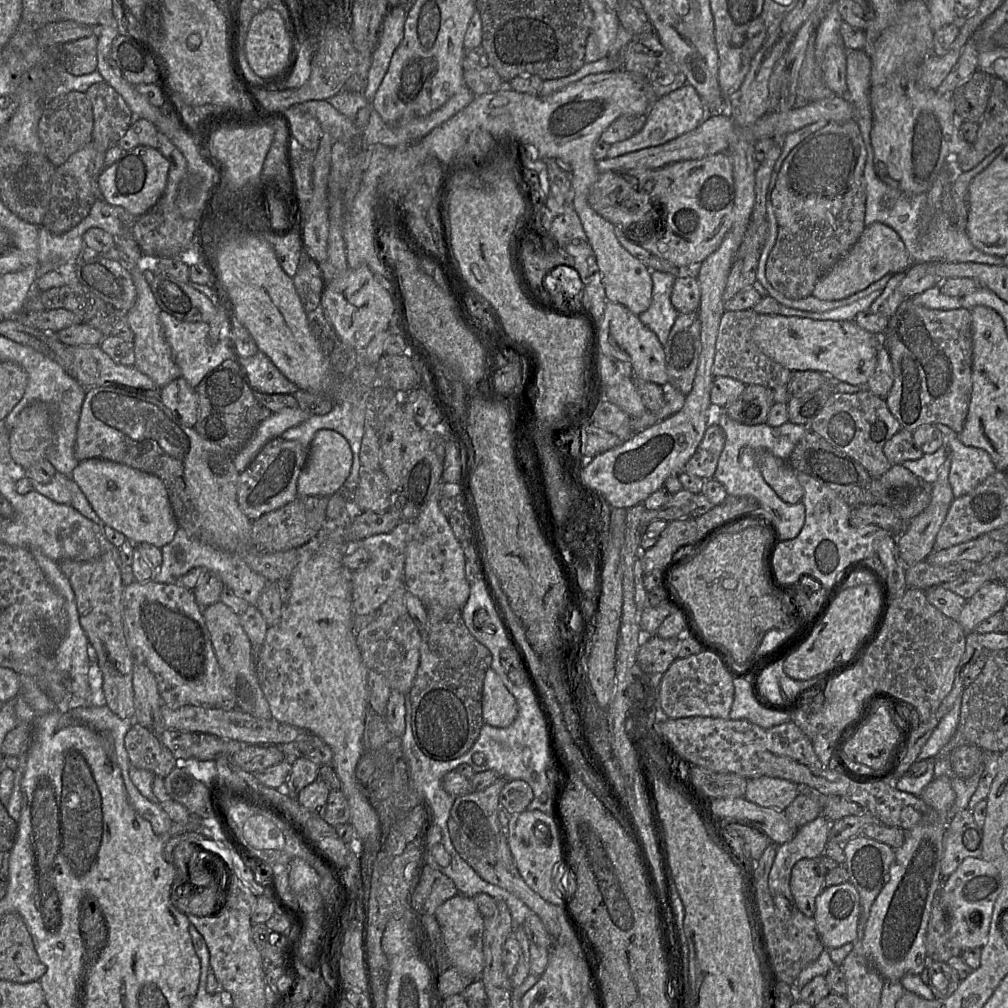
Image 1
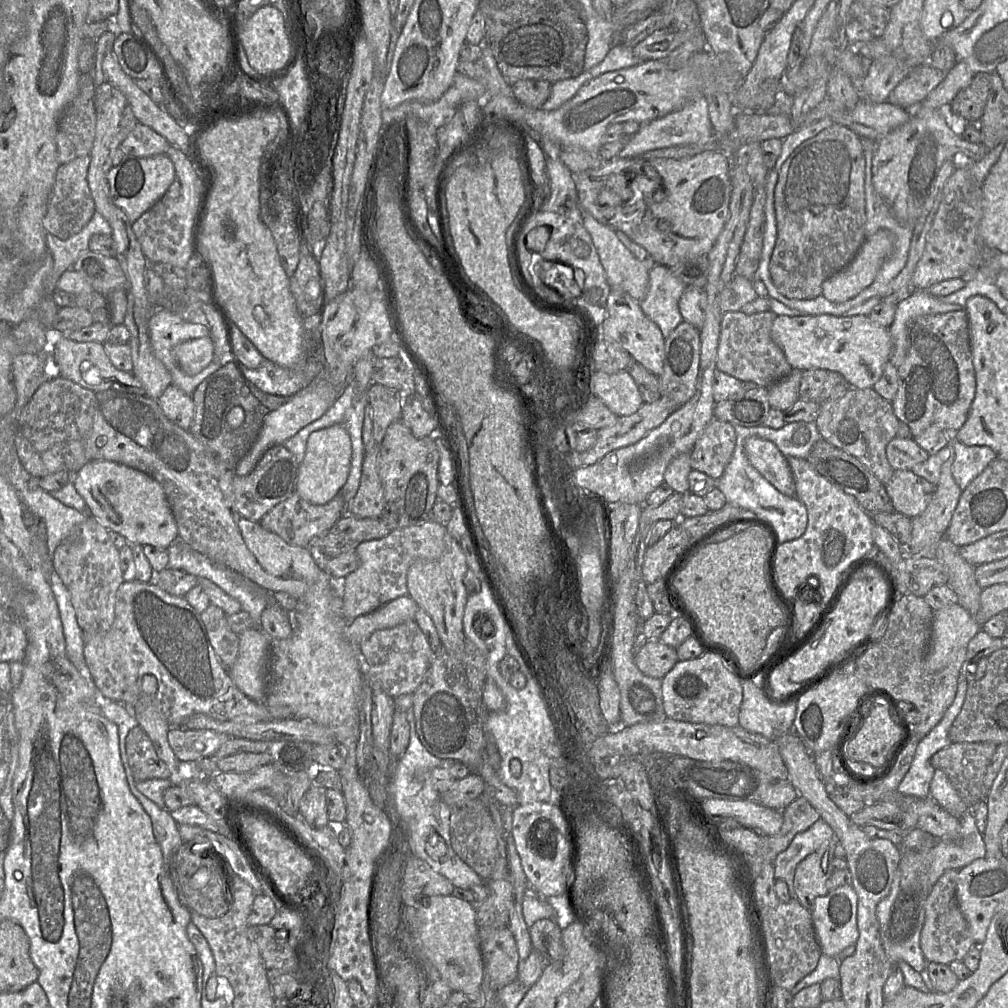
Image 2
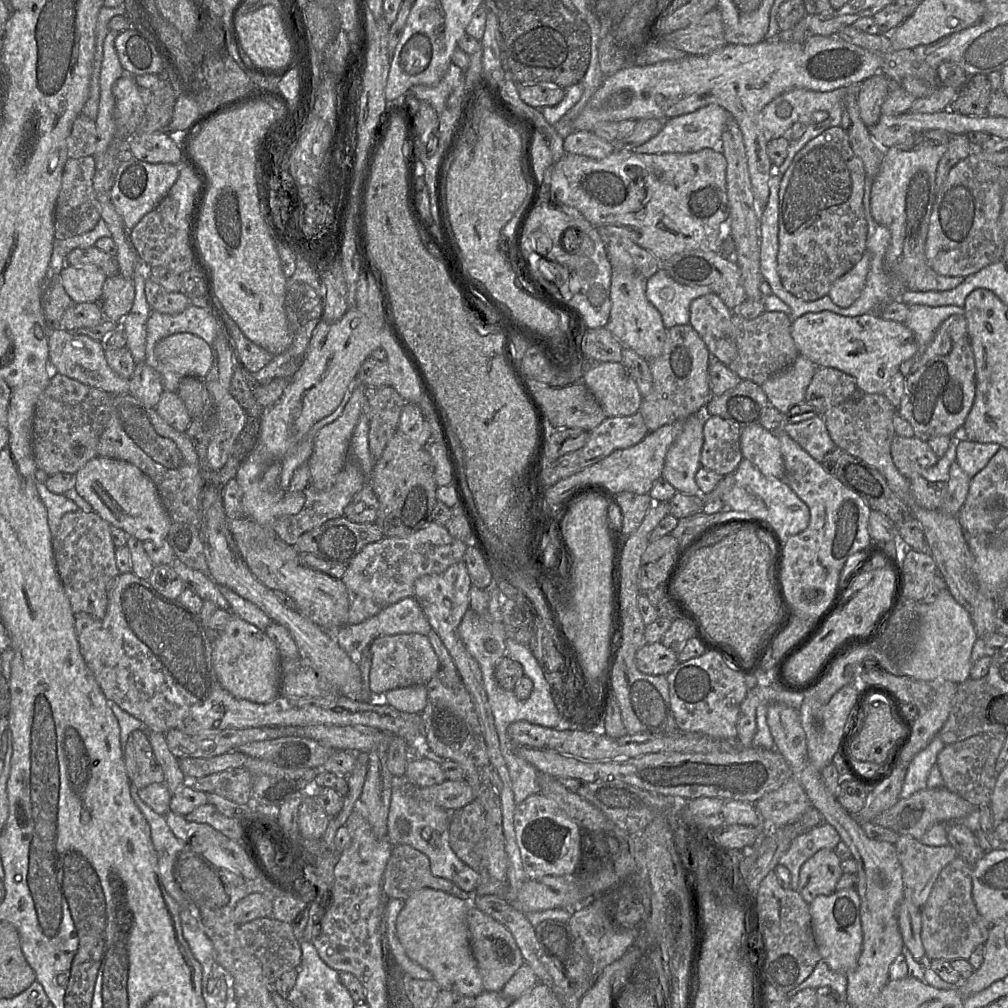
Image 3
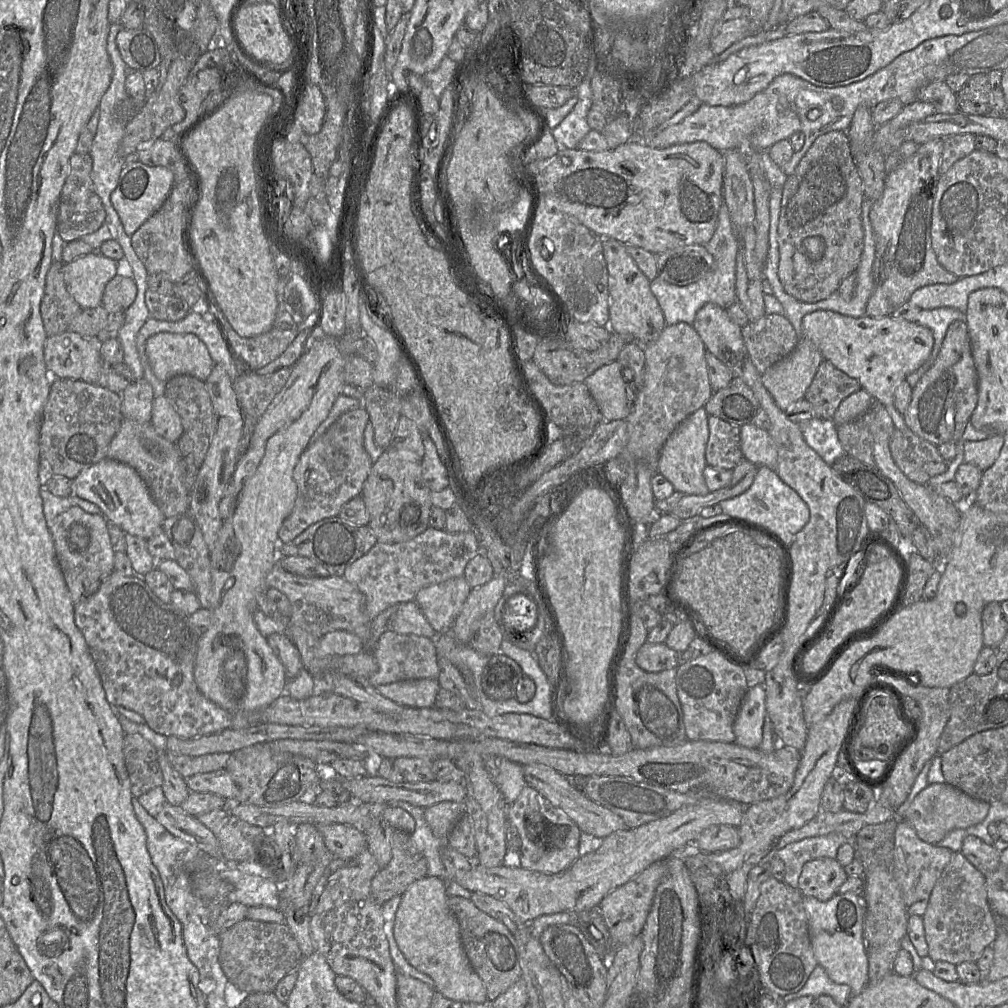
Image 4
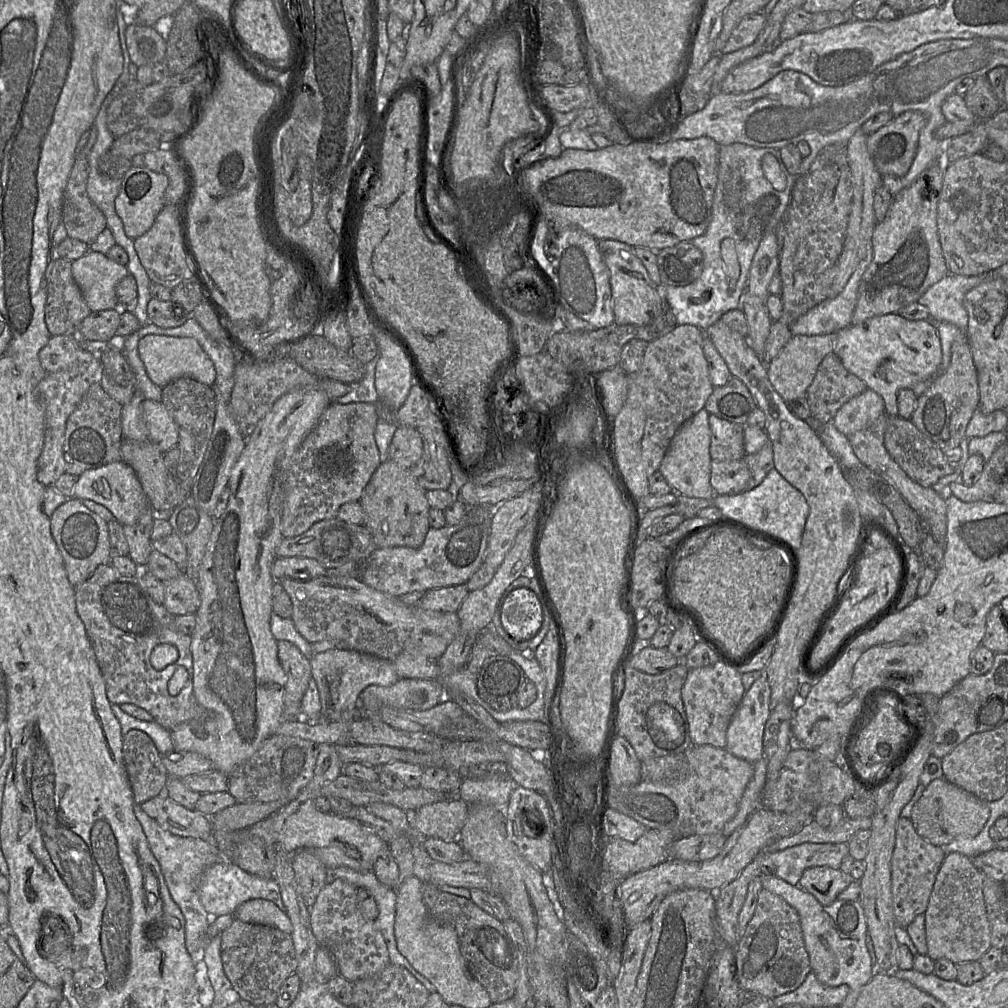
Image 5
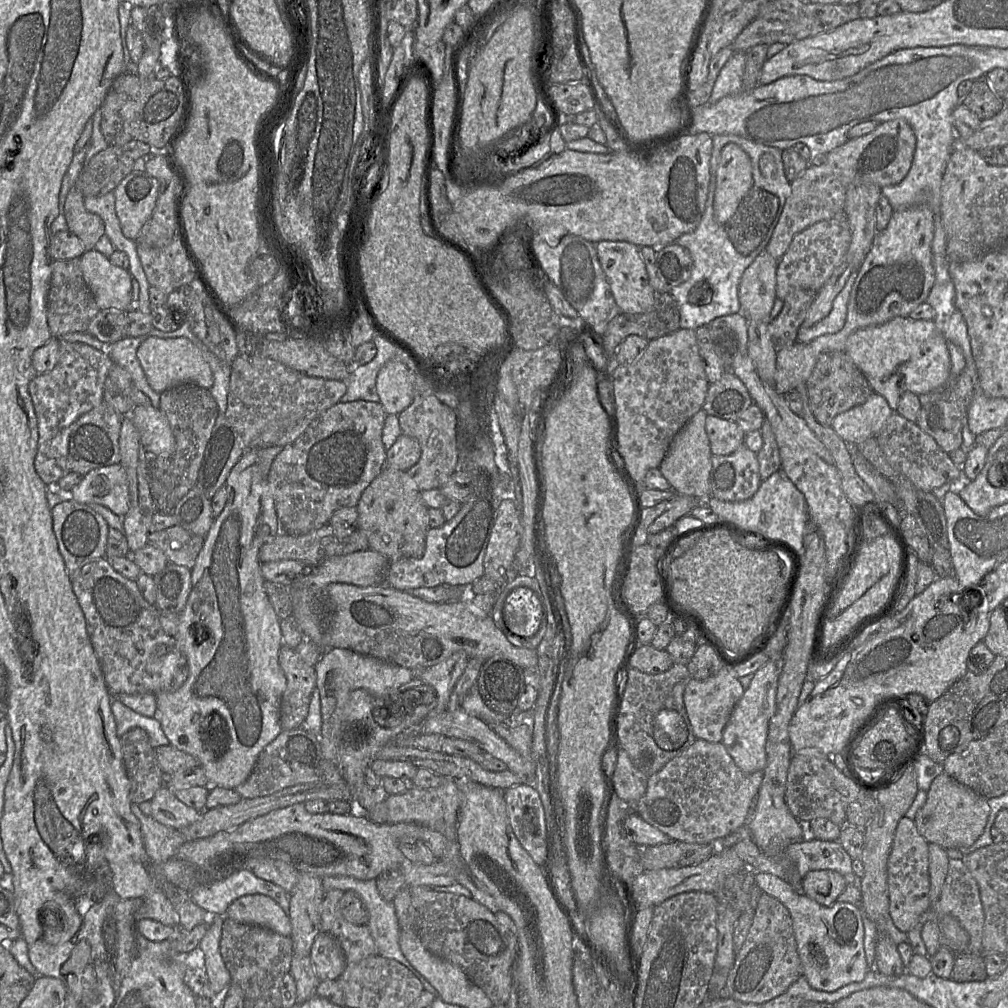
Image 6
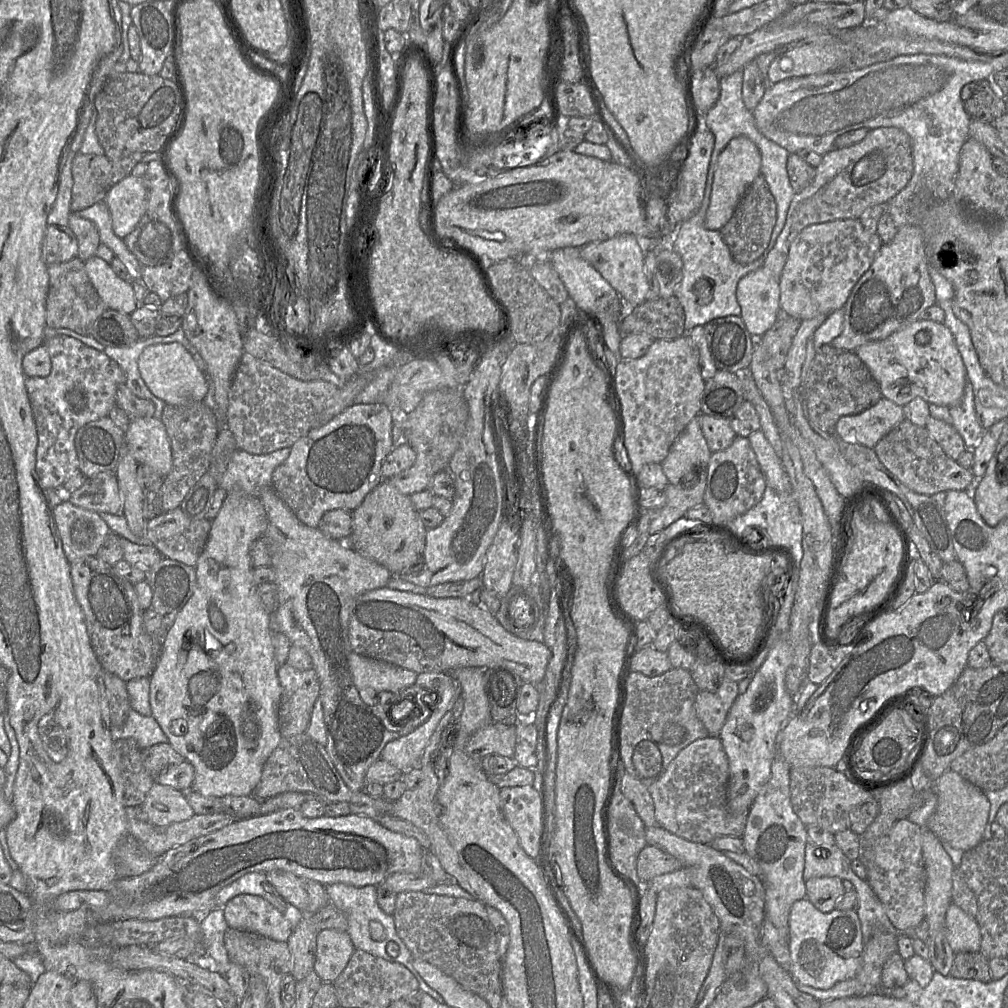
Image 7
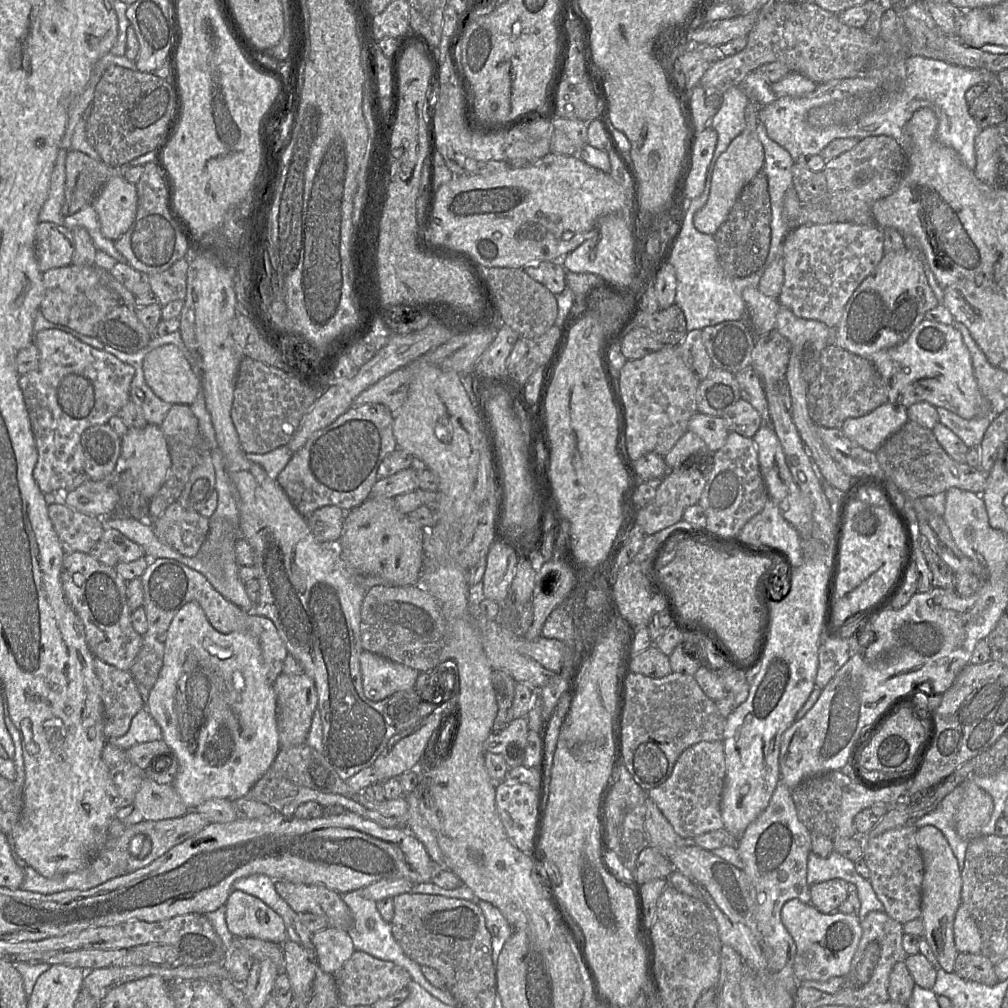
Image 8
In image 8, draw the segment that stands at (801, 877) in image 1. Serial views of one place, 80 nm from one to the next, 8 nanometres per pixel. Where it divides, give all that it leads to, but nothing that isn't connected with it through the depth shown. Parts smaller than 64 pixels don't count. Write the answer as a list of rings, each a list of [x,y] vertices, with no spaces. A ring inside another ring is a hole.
[[[840,878],[816,883],[809,889],[811,904],[823,914],[837,912],[849,895],[848,882]]]

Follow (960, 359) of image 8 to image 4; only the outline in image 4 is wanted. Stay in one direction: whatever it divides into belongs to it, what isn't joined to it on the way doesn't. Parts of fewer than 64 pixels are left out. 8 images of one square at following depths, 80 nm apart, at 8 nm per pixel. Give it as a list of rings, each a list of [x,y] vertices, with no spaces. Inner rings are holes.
[[[818,310],[803,317],[802,330],[802,336],[808,338],[818,348],[824,360],[831,362],[836,368],[858,380],[862,389],[867,391],[874,401],[884,405],[896,429],[907,428],[902,414],[894,406],[893,393],[899,382],[905,380],[907,375],[928,360],[934,345],[933,334],[929,328],[914,321],[895,319],[891,316],[854,318],[833,311]]]

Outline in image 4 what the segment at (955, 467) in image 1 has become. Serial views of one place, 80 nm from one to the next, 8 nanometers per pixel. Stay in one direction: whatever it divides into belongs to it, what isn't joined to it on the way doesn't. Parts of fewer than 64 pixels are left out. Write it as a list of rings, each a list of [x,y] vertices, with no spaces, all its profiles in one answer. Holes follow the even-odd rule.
[[[1002,434],[979,441],[964,441],[964,463],[973,464],[984,472],[996,461],[1003,444]]]

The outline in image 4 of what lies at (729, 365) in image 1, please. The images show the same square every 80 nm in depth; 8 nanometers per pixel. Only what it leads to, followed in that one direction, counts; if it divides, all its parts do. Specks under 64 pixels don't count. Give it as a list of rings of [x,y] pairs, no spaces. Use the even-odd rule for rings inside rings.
[[[766,314],[750,322],[741,328],[741,333],[750,358],[761,375],[789,355],[799,341],[790,321],[779,314]]]

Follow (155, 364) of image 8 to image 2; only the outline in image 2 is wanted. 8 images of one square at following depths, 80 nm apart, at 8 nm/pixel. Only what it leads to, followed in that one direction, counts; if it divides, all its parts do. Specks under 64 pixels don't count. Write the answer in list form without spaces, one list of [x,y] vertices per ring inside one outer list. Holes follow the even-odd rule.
[[[210,336],[191,339],[175,347],[178,365],[187,375],[196,375],[214,360],[214,344]]]

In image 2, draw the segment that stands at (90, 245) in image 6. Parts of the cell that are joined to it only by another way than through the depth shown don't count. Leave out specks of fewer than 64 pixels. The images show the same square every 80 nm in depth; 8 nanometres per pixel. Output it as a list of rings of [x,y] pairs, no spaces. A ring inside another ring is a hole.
[[[89,154],[59,165],[43,219],[43,227],[47,233],[67,239],[78,233],[92,218],[96,208],[87,180],[90,162]]]

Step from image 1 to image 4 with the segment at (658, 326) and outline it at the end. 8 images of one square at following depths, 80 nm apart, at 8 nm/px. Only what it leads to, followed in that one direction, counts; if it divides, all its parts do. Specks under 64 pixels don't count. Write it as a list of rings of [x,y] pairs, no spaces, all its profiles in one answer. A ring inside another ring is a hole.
[[[724,202],[719,209],[715,232],[710,241],[703,246],[715,259],[714,270],[709,272],[705,277],[687,286],[671,284],[659,275],[650,282],[650,289],[663,311],[666,325],[674,325],[679,322],[692,325],[696,313],[706,303],[715,303],[727,309],[737,301],[736,254],[739,249],[739,237]]]

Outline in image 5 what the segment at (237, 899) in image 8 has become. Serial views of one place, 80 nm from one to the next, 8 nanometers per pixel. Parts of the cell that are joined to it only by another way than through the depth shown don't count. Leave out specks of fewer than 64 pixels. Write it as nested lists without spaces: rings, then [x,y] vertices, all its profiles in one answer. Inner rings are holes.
[[[256,898],[239,905],[233,913],[235,919],[246,923],[261,924],[278,928],[292,934],[293,927],[290,918],[273,902]]]

